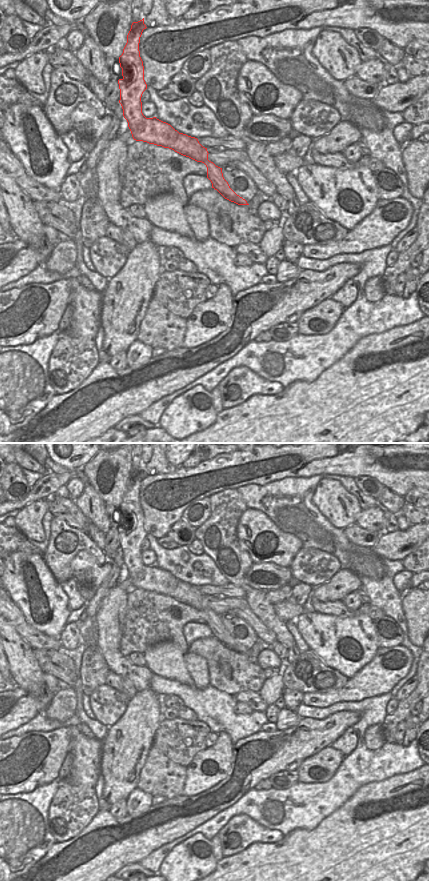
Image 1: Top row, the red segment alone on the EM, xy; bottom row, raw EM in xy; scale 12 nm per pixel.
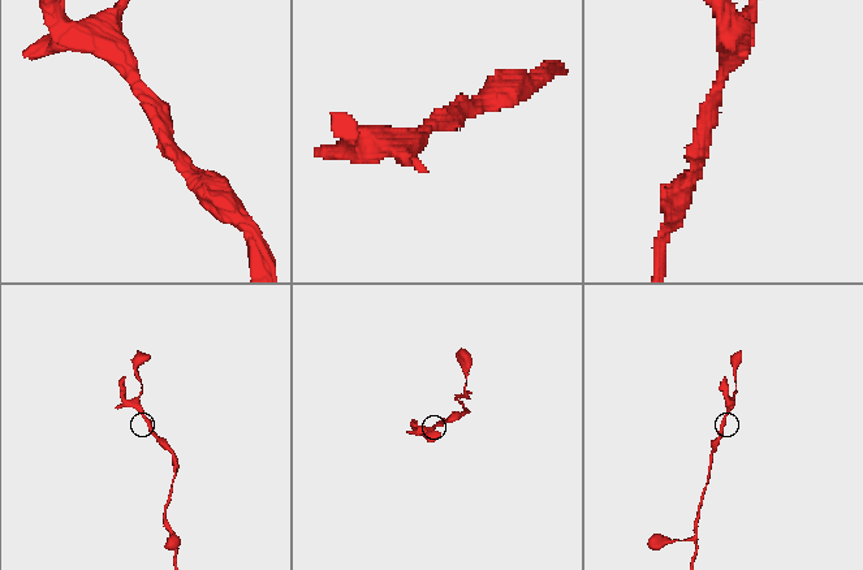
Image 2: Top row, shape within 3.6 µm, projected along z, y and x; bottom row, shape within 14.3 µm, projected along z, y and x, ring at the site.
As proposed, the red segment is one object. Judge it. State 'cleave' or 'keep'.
keep

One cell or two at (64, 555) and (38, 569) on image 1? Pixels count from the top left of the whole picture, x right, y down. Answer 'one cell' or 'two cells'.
two cells

